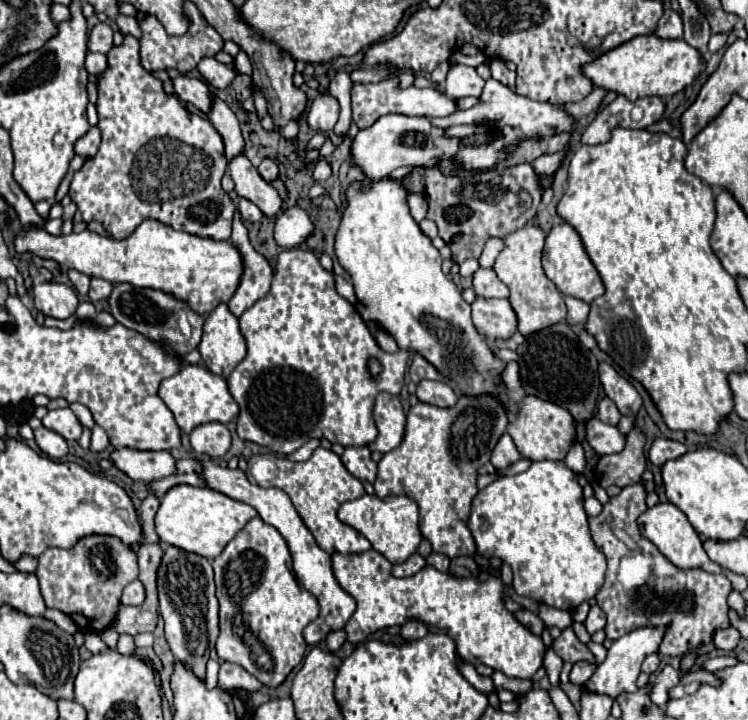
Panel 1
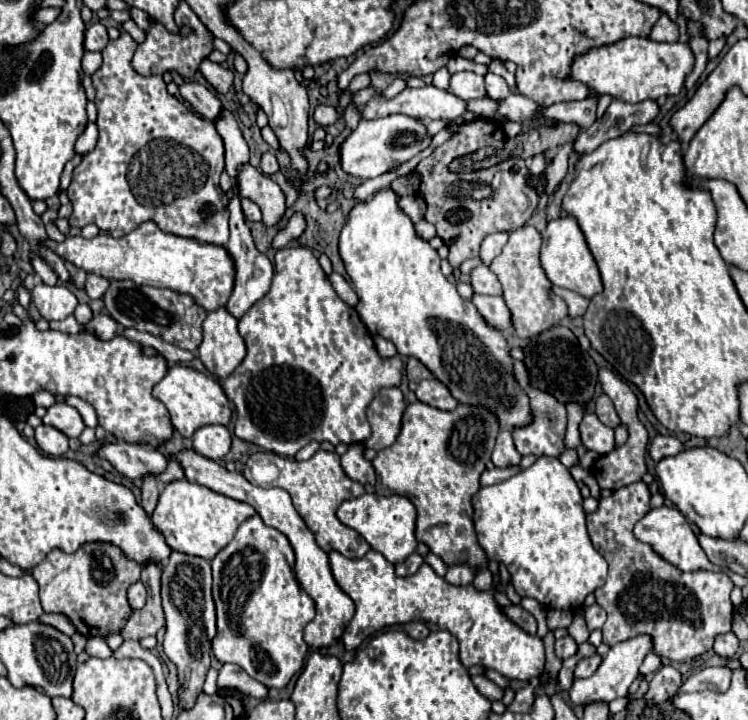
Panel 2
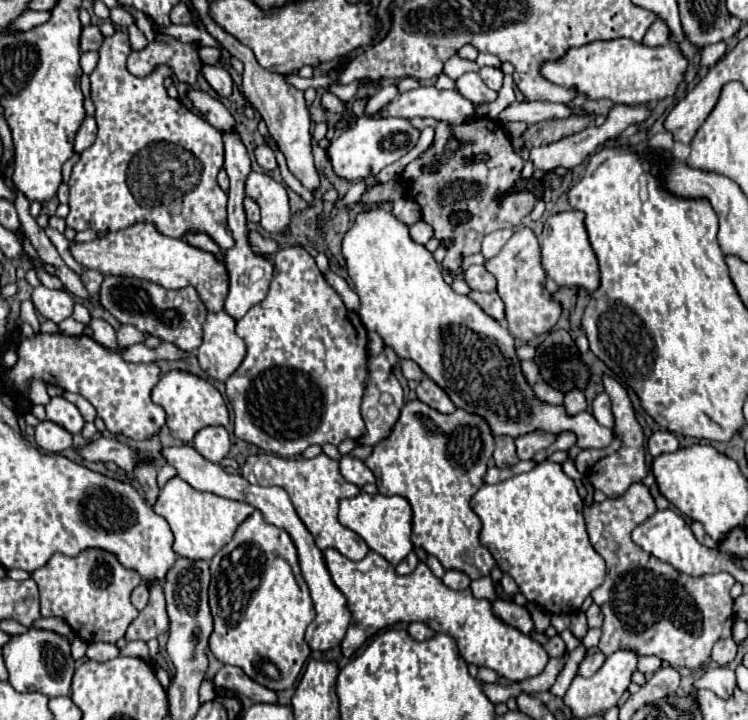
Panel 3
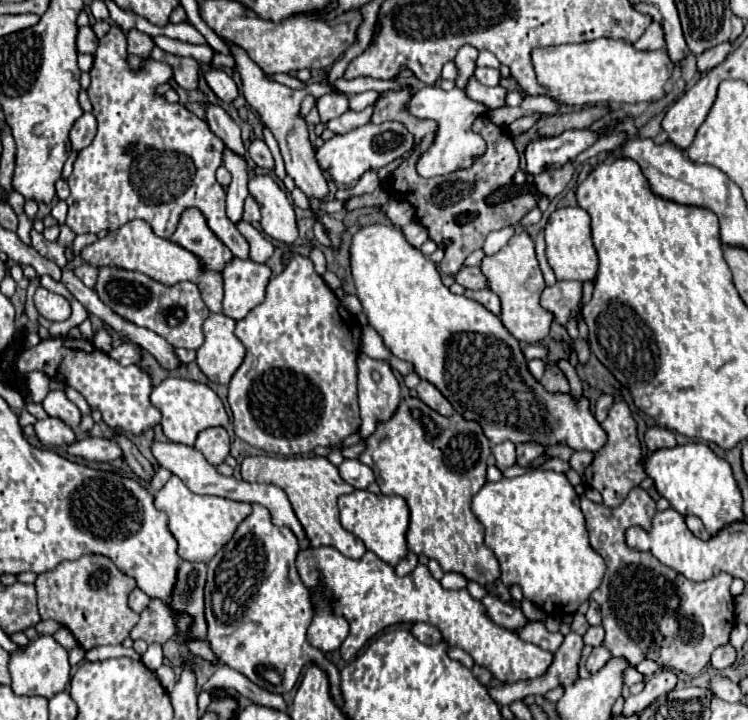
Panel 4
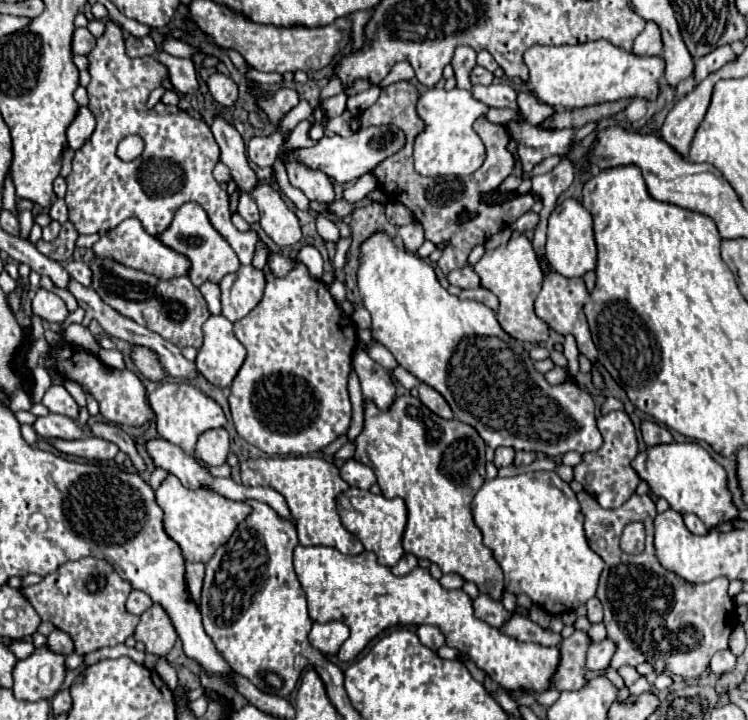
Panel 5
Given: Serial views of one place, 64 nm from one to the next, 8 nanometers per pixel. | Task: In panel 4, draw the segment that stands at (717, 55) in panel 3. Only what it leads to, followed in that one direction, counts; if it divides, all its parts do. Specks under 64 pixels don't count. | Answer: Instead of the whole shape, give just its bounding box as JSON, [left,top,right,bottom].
[698,42,732,72]

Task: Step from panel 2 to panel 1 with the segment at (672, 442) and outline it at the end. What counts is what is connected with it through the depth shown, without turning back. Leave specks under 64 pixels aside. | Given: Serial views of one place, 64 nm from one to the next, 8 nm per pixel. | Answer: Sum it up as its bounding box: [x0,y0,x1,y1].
[648,438,688,466]

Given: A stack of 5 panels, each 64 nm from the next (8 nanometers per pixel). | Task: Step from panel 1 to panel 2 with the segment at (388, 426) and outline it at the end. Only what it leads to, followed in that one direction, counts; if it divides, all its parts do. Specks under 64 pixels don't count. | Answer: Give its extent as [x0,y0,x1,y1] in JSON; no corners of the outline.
[364,388,406,450]

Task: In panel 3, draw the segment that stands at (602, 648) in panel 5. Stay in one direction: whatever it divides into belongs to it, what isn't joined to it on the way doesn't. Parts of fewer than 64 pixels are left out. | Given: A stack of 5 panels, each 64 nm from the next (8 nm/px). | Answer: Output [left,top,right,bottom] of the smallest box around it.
[578,652,606,676]

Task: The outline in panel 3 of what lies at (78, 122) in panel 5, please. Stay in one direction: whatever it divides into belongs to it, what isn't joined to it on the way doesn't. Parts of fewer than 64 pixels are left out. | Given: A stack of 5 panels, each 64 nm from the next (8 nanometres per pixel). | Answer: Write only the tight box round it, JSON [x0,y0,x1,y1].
[74,118,96,154]

